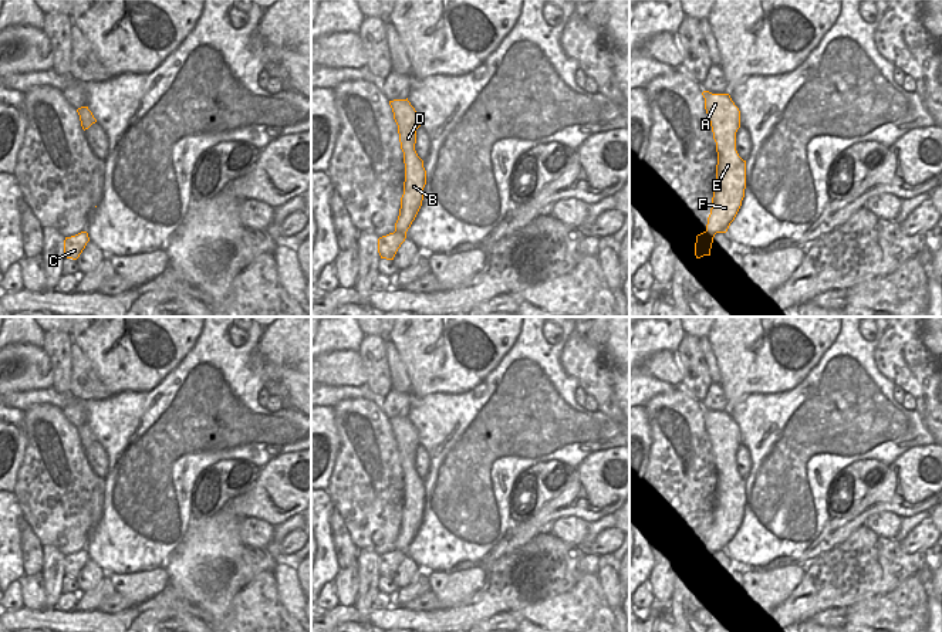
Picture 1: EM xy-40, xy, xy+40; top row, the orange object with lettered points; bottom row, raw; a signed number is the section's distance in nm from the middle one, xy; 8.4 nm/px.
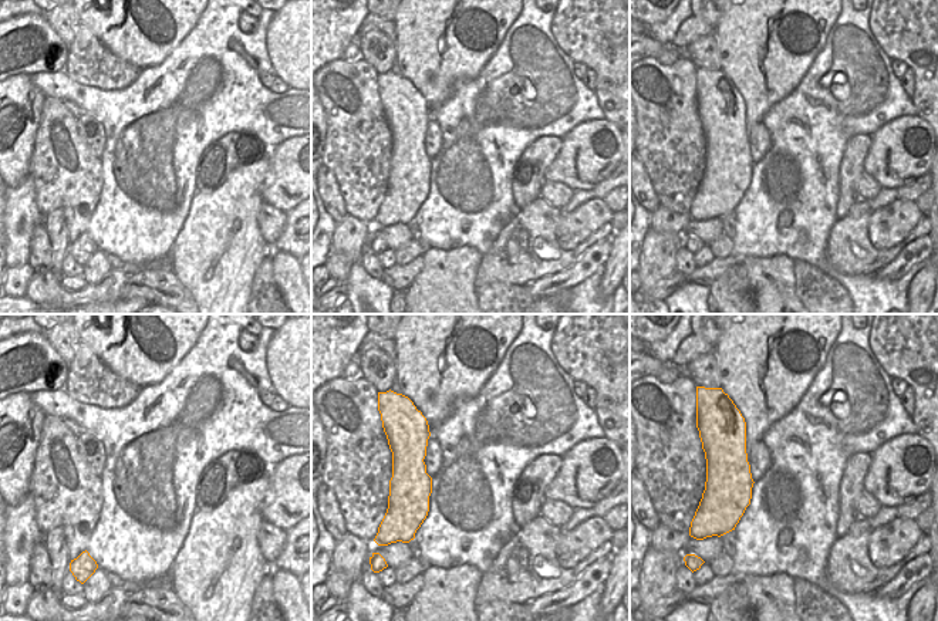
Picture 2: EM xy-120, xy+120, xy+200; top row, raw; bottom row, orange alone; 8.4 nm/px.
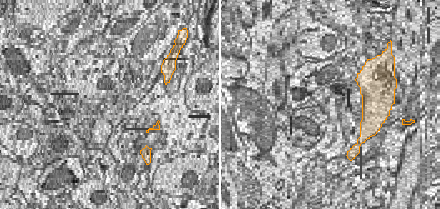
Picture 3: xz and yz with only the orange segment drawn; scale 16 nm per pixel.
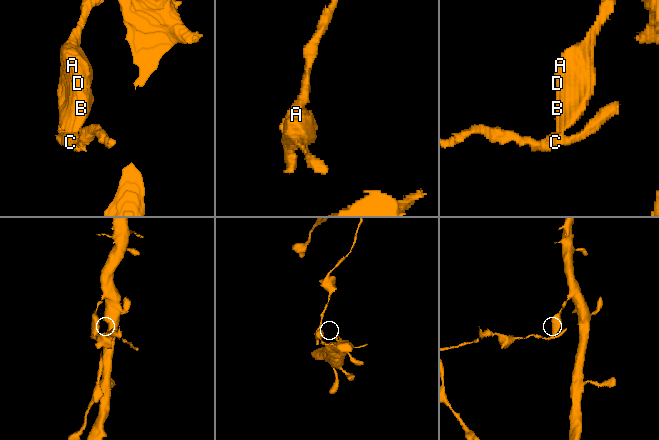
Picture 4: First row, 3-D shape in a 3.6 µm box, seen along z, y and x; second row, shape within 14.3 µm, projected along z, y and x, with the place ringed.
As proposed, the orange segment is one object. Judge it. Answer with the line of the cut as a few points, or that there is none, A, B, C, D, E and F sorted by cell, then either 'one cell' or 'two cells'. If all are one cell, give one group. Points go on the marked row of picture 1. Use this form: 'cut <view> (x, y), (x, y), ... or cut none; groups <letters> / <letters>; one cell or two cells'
cut xy (395, 230), (405, 233); groups A B D E F / C; two cells

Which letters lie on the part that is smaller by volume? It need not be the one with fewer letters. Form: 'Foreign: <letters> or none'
Foreign: C

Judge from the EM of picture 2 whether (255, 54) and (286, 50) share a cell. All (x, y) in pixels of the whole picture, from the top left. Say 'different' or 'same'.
different

